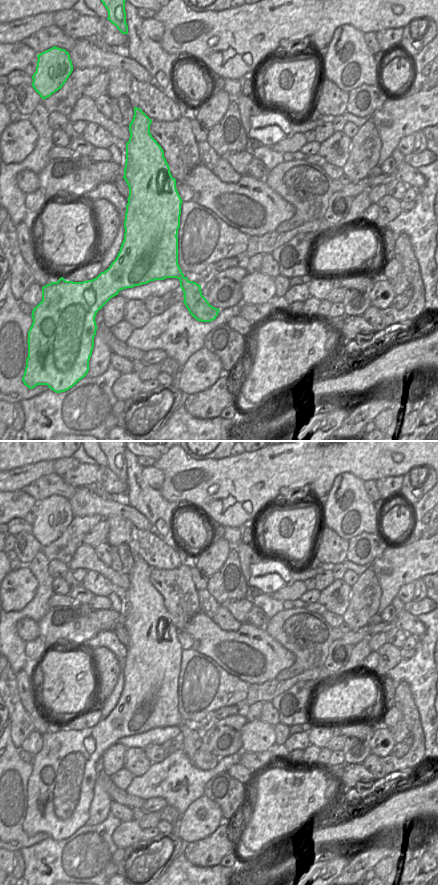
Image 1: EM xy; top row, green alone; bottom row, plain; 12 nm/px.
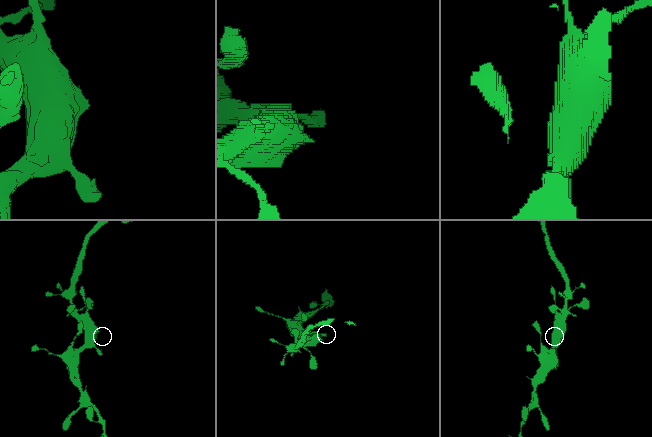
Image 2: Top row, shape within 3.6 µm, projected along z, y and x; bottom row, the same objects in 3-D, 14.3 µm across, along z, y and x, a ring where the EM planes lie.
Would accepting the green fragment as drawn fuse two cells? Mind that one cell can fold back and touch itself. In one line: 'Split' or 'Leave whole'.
Leave whole

